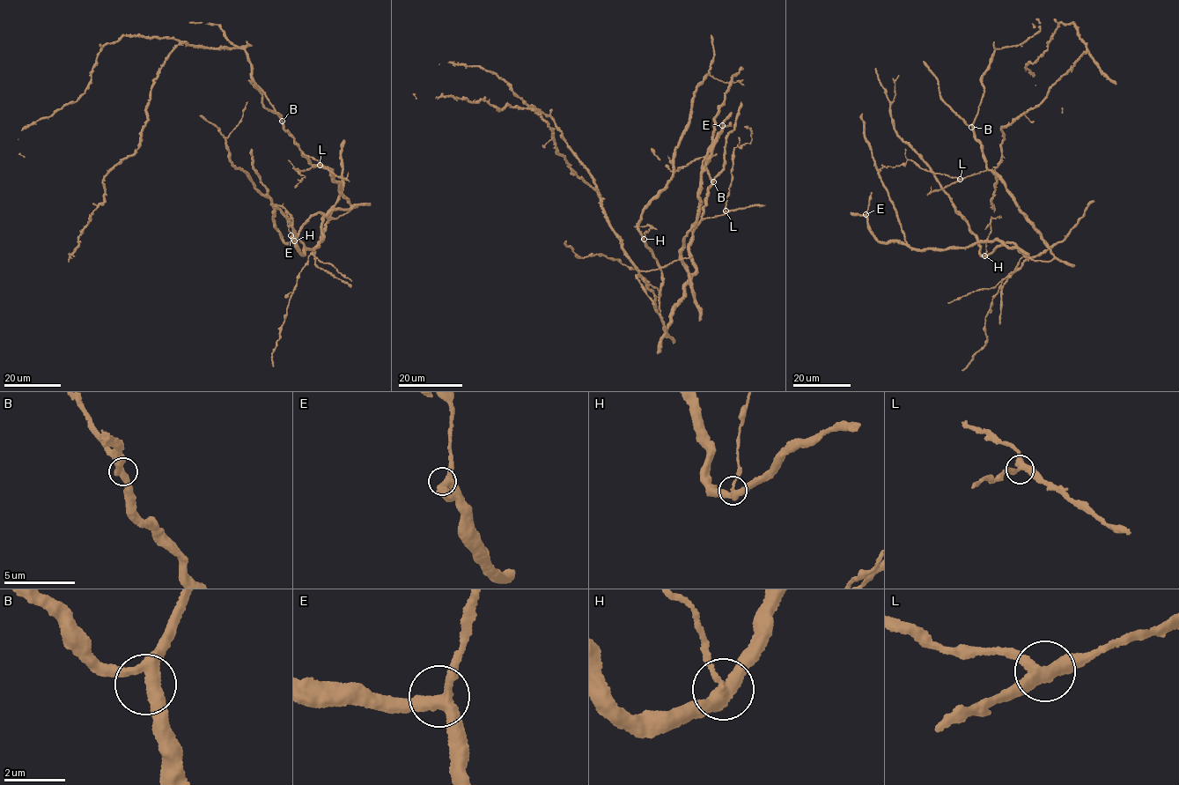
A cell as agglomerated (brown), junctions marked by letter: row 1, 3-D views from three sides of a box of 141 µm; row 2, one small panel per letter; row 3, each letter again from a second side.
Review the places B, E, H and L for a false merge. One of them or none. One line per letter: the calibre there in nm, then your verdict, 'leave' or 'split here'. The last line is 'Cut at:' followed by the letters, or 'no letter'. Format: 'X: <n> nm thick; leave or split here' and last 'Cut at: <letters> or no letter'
B: 360 nm thick; leave
E: 360 nm thick; leave
H: 360 nm thick; split here
L: 360 nm thick; leave
Cut at: H

